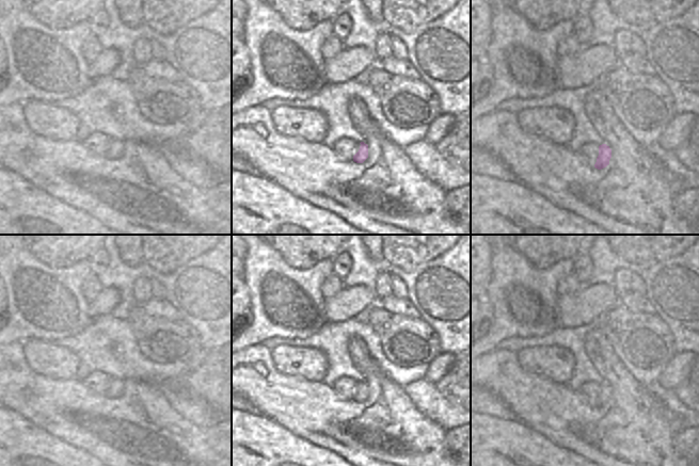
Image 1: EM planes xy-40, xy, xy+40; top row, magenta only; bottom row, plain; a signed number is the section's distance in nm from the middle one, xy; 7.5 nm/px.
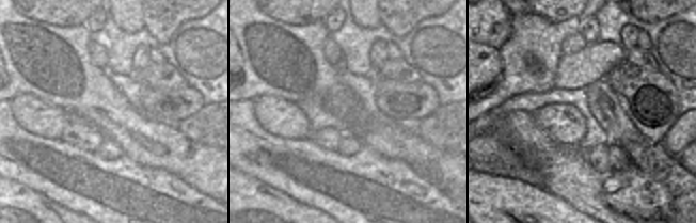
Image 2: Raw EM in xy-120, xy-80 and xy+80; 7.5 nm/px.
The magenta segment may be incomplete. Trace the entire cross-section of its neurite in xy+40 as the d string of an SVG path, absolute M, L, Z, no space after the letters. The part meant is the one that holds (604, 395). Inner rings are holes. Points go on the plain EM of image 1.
M591 381L585 383L577 390L579 396L591 406L602 408L609 403L611 388L606 383L598 384Z

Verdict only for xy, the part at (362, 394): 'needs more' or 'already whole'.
needs more

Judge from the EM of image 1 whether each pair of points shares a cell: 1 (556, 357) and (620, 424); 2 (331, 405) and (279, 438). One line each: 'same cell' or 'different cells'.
1: different cells
2: different cells

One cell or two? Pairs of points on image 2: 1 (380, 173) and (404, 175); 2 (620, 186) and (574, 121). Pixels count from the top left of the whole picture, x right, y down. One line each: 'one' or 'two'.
1: one
2: two

